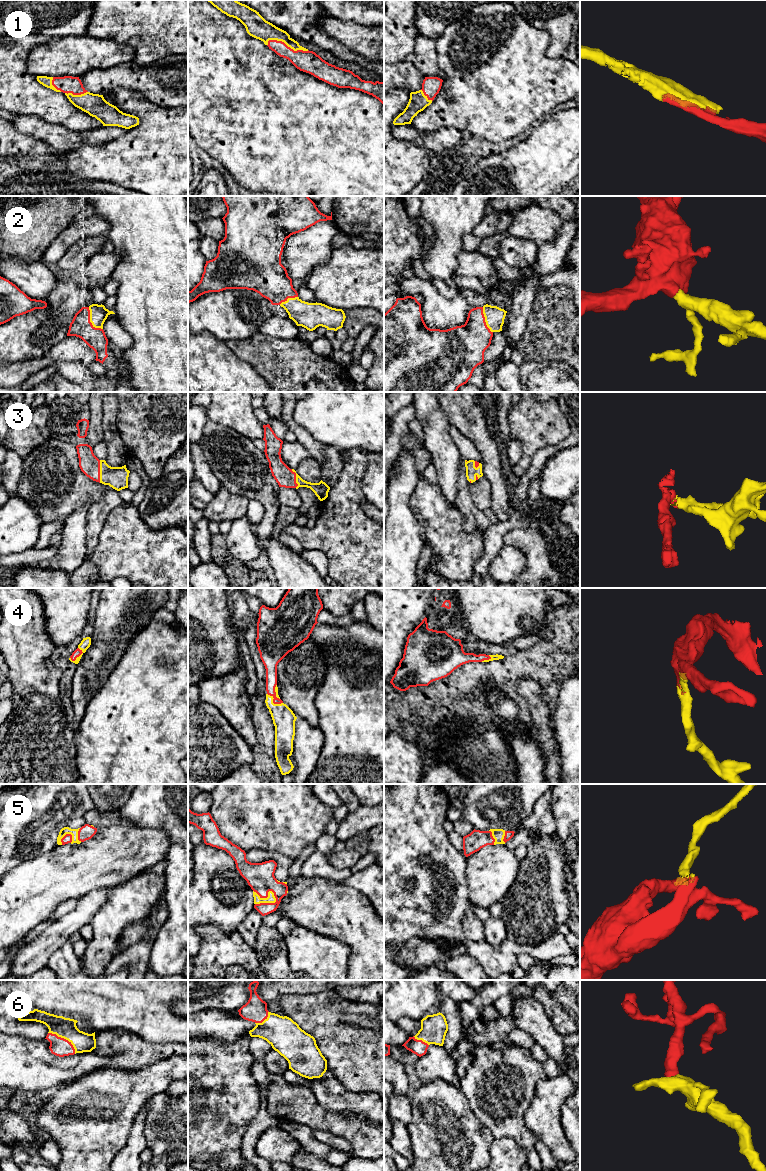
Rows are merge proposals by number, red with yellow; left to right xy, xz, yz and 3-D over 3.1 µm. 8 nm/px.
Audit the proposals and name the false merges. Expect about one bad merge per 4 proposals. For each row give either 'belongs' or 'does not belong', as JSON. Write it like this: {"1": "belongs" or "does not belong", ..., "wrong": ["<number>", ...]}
{"1": "belongs", "2": "belongs", "3": "belongs", "4": "belongs", "5": "belongs", "6": "belongs", "wrong": []}

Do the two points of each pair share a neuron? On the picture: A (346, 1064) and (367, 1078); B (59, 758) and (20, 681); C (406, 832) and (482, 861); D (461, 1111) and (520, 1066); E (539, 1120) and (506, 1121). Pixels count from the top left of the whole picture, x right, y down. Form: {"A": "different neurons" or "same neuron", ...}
{"A": "same neuron", "B": "same neuron", "C": "different neurons", "D": "different neurons", "E": "different neurons"}

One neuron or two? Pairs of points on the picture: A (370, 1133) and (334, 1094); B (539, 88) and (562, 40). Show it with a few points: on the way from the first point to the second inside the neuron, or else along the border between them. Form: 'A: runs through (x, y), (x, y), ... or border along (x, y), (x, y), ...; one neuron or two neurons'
A: border along (330, 1109), (348, 1112), (373, 1123); two neurons
B: border along (549, 35), (546, 54), (552, 58), (562, 57); two neurons

